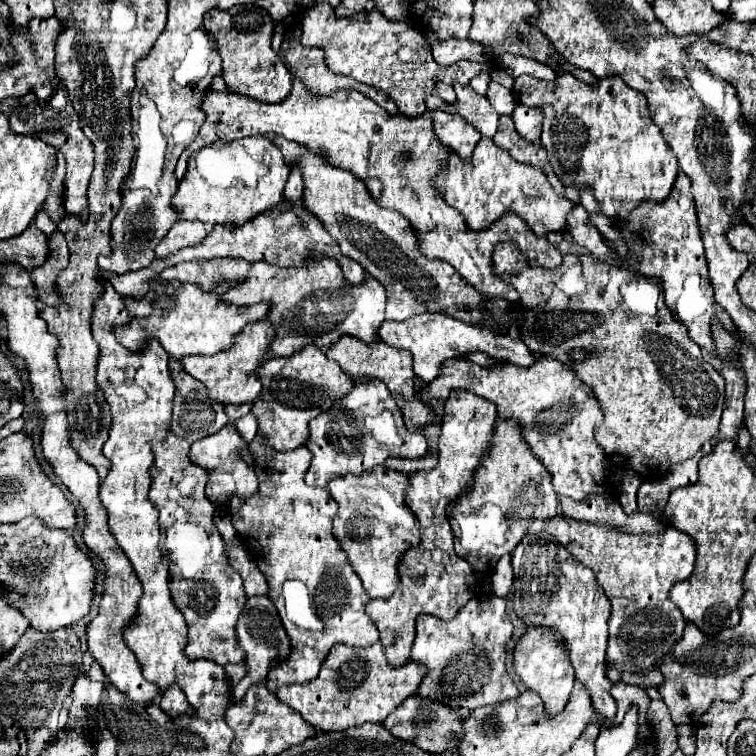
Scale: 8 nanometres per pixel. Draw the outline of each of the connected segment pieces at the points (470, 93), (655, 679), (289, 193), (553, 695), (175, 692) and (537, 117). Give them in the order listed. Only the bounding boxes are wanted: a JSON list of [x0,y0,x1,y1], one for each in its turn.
[[426,83,500,137],[622,669,664,687],[284,167,304,203],[514,627,576,715],[160,685,190,717],[512,105,542,141]]

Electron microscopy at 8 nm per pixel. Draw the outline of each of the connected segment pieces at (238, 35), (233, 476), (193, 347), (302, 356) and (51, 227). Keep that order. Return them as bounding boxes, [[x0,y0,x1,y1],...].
[[204,5,292,103],[190,423,258,505],[116,279,272,359],[252,345,354,451],[34,209,56,235]]

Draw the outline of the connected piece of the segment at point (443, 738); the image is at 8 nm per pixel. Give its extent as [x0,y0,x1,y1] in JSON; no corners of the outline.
[384,695,462,753]

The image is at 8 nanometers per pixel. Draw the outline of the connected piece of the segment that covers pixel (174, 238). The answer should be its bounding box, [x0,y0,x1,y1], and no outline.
[156,219,208,259]

